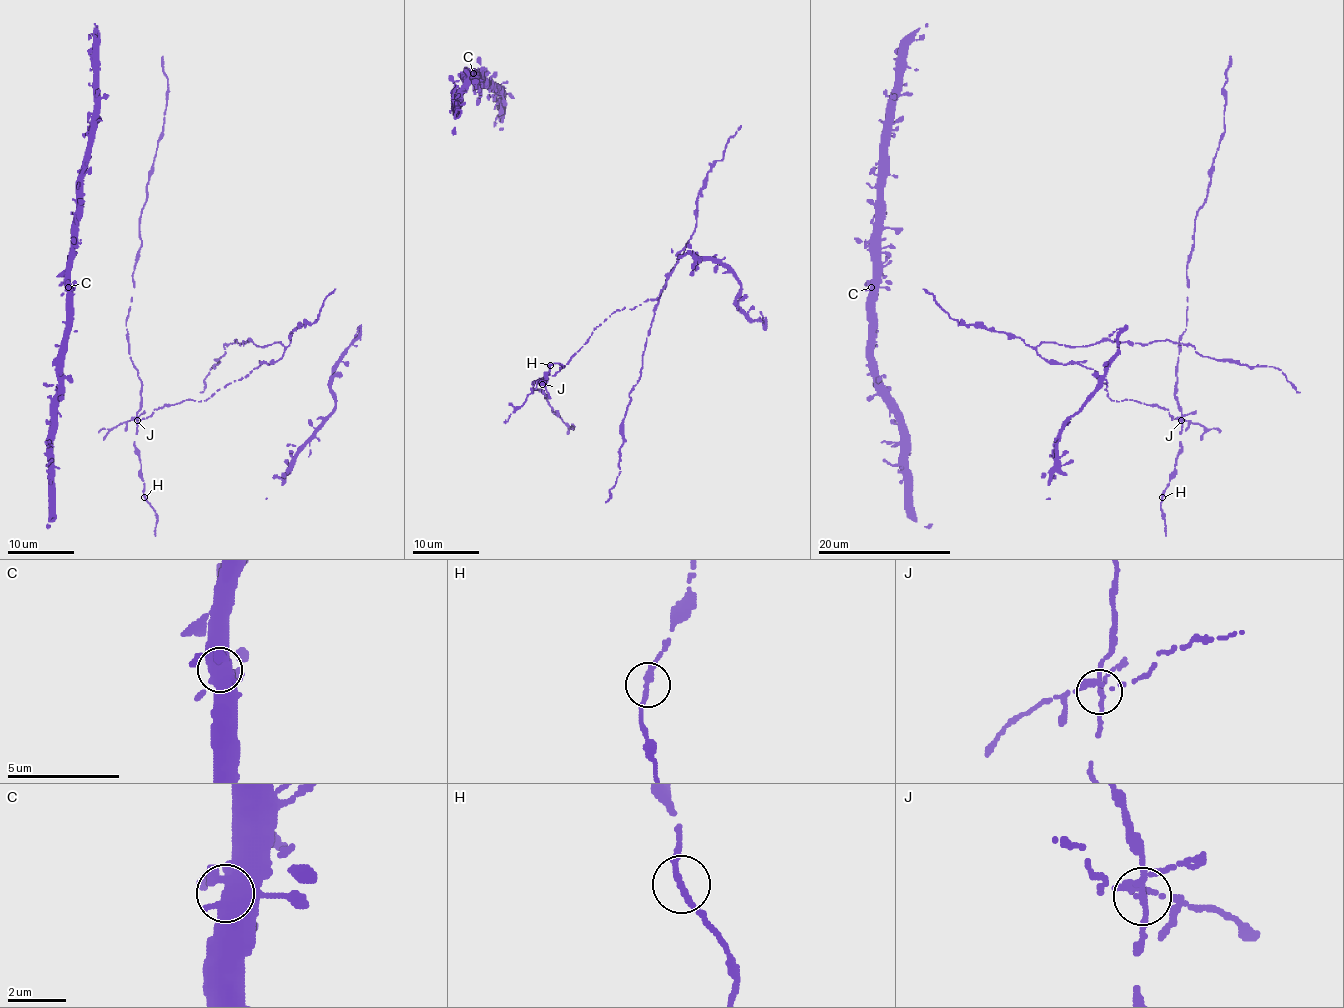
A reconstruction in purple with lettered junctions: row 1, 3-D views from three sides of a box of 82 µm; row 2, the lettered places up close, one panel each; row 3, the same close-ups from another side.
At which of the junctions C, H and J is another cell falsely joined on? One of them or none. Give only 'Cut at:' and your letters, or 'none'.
Cut at: J

